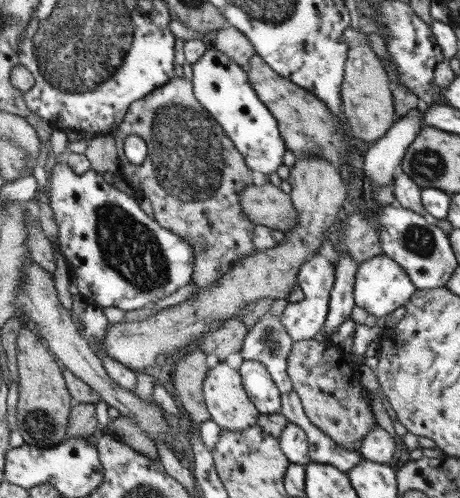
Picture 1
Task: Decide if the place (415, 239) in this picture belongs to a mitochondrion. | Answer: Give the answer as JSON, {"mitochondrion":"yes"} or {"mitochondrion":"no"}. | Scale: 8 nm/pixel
{"mitochondrion":"yes"}

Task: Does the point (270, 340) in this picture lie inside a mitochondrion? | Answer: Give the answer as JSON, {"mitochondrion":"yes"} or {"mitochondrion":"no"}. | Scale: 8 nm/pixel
{"mitochondrion":"yes"}

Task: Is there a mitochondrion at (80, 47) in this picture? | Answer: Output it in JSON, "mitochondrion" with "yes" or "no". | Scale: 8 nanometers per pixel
{"mitochondrion":"yes"}

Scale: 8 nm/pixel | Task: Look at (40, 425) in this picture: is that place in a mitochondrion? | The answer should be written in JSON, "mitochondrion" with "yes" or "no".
{"mitochondrion":"yes"}

